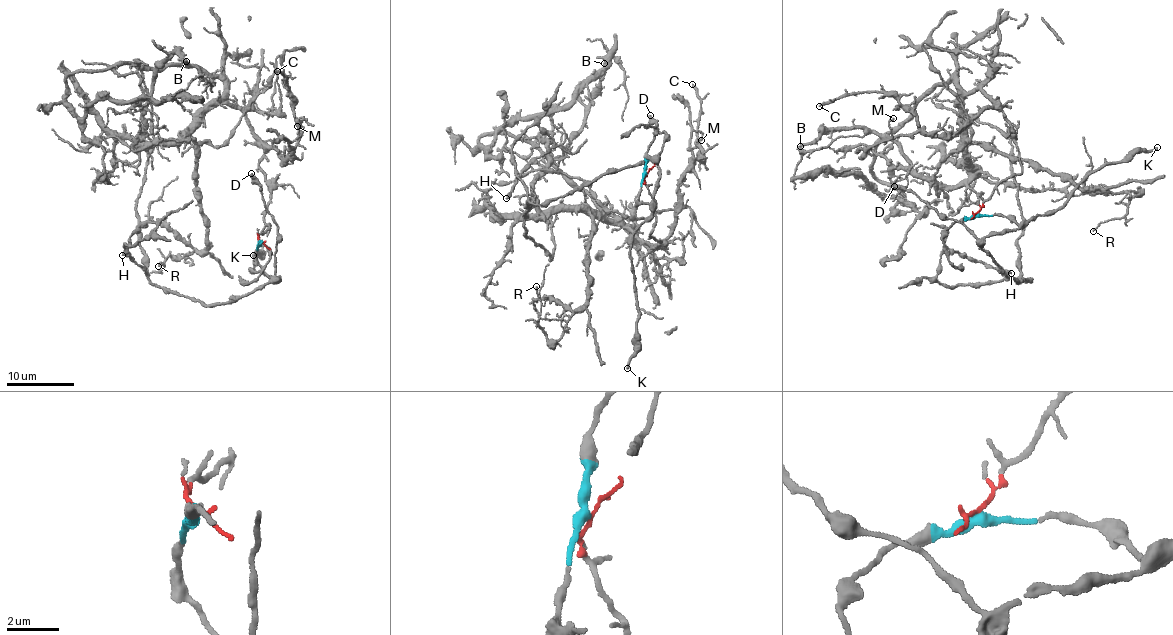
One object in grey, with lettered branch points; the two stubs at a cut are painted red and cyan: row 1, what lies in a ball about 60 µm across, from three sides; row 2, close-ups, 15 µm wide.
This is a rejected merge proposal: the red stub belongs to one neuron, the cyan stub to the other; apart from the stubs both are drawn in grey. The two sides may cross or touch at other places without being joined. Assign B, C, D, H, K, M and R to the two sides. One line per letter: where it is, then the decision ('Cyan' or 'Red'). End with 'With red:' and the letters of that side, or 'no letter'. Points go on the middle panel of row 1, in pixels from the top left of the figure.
B: Place: (604, 63). Red
C: Place: (692, 84). Red
D: Place: (650, 115). Cyan
H: Place: (506, 198). Cyan
K: Place: (627, 368). Cyan
M: Place: (701, 140). Red
R: Place: (536, 286). Red
With red: B, C, M, R

